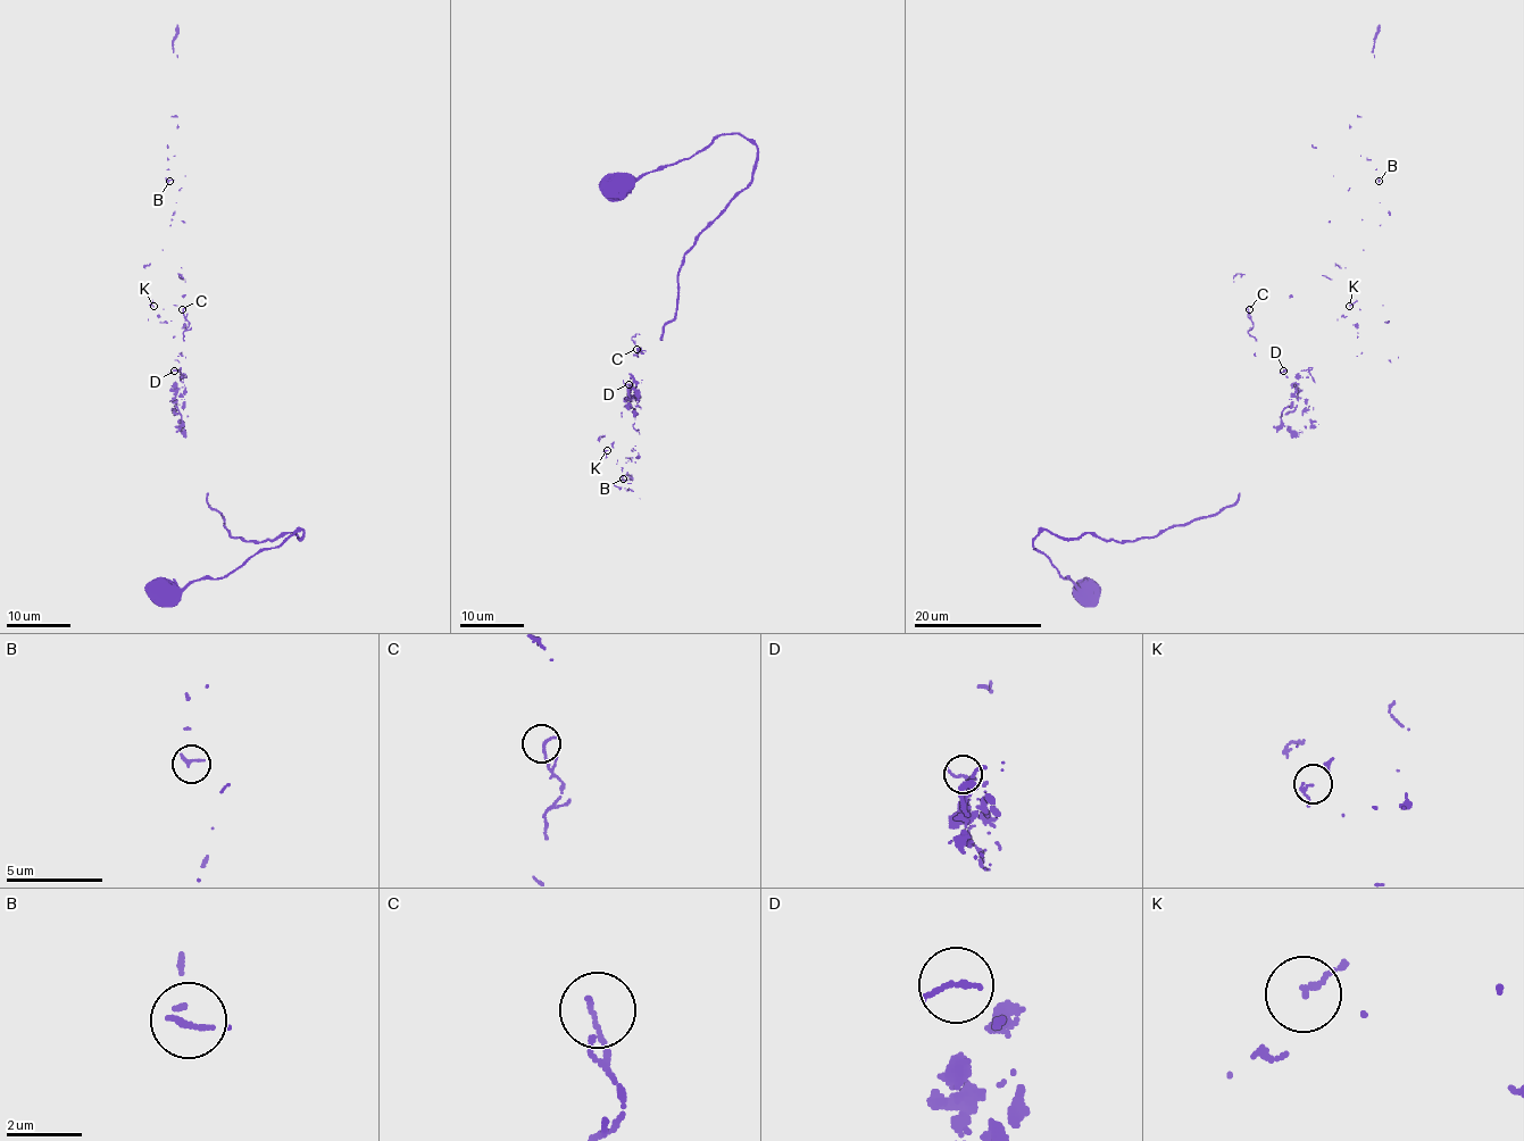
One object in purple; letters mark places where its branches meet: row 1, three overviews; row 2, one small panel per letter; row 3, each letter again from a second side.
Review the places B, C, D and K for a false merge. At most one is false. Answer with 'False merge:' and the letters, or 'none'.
False merge: D

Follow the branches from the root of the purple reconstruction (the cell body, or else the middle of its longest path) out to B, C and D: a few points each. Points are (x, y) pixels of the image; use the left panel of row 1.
B: (166, 592), (224, 576), (304, 534), (233, 538), (177, 432), (183, 324), (151, 305), (175, 201), (169, 181)
C: (166, 592), (224, 576), (304, 534), (233, 538), (209, 506), (177, 432), (189, 325), (182, 309)
D: (166, 592), (224, 576), (304, 534), (246, 541), (224, 526), (177, 432), (183, 399), (174, 369)

